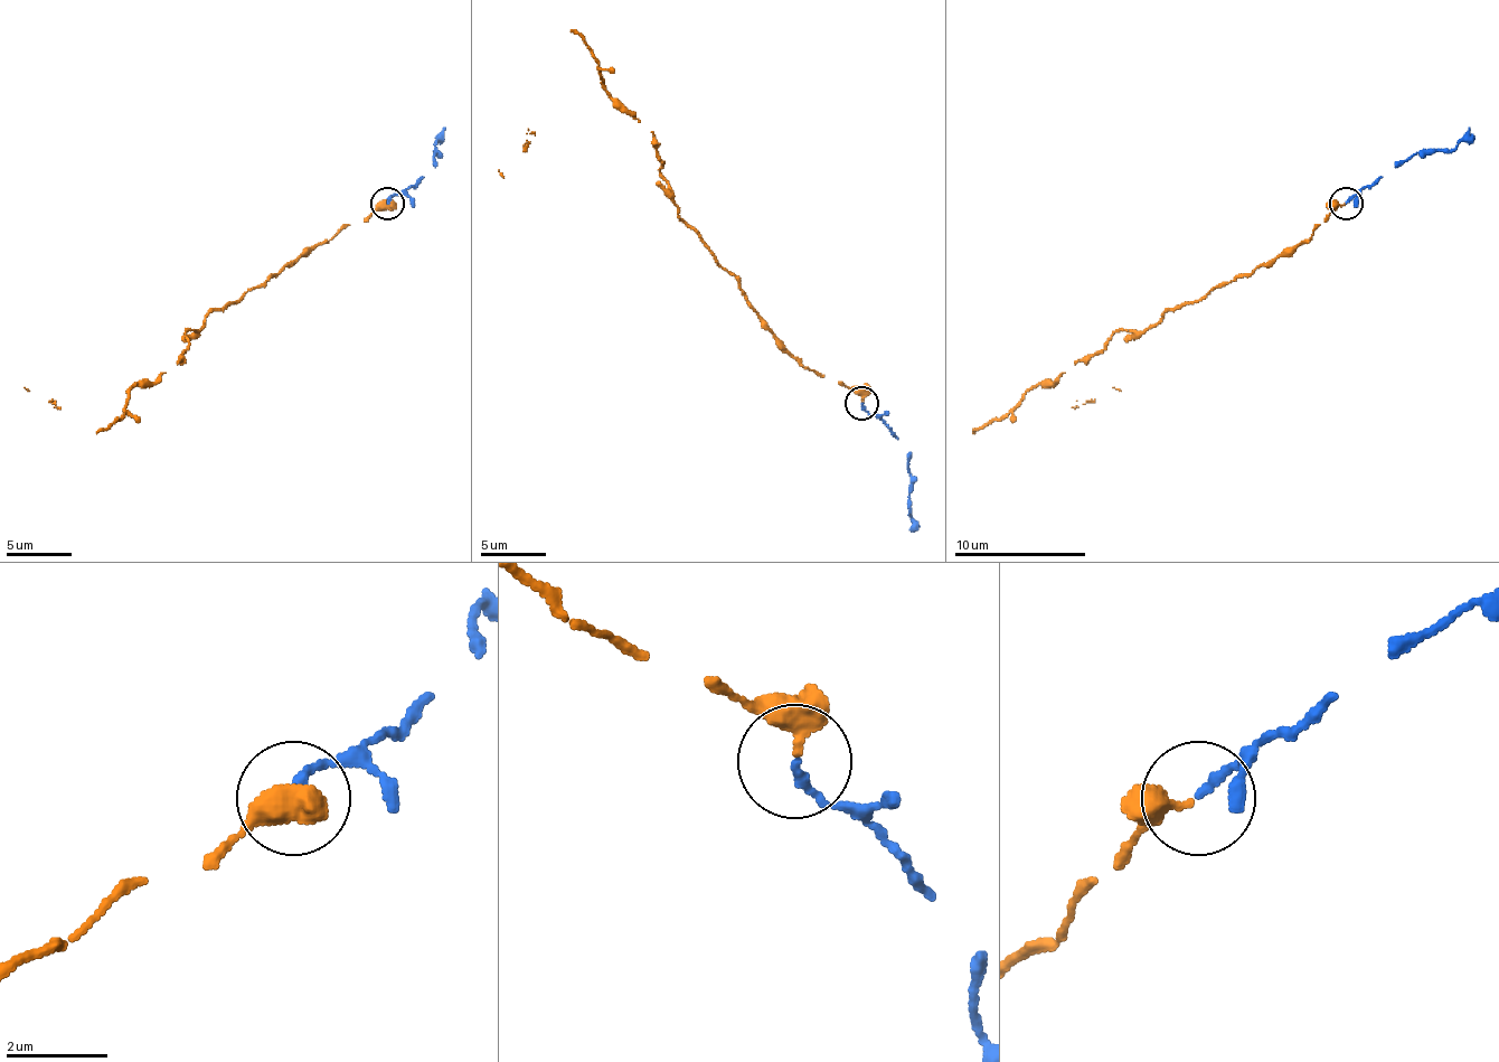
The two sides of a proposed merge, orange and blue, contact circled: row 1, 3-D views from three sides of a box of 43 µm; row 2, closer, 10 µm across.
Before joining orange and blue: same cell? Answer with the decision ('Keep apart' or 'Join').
Join

